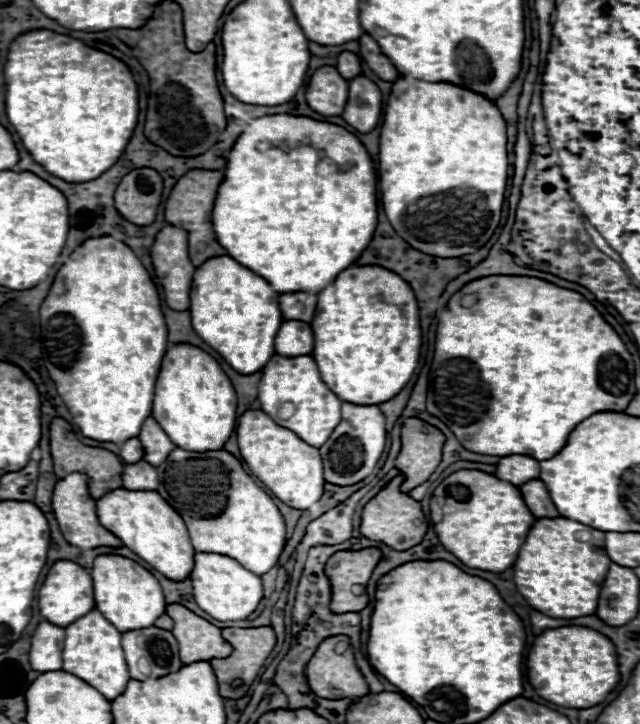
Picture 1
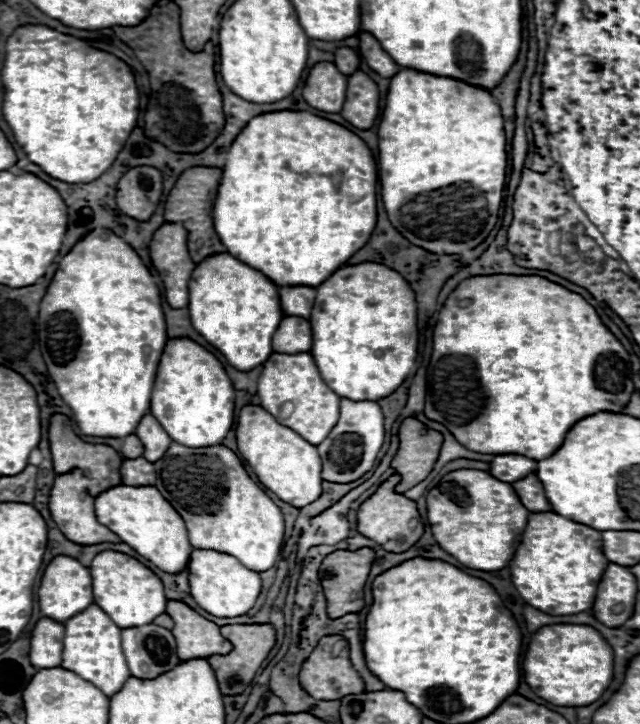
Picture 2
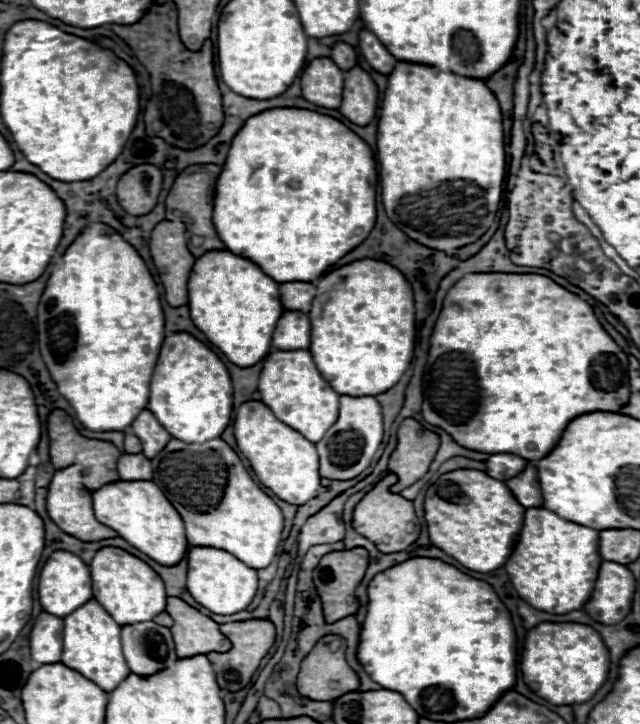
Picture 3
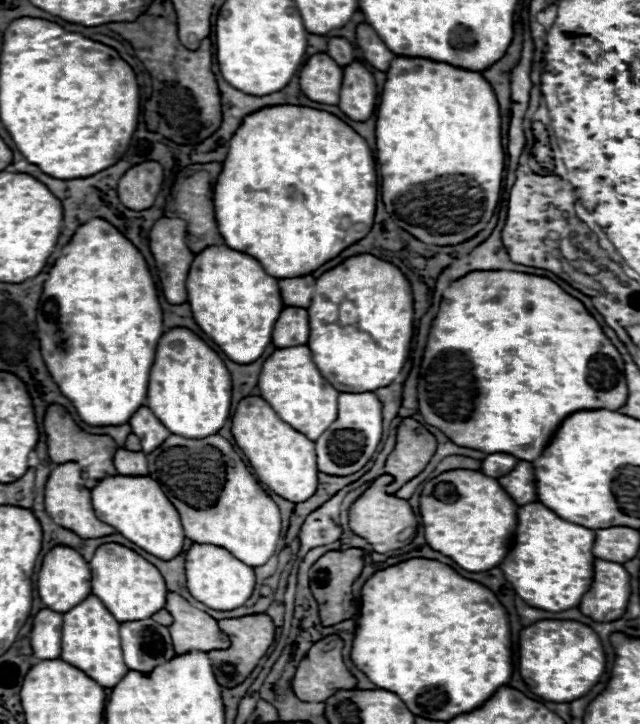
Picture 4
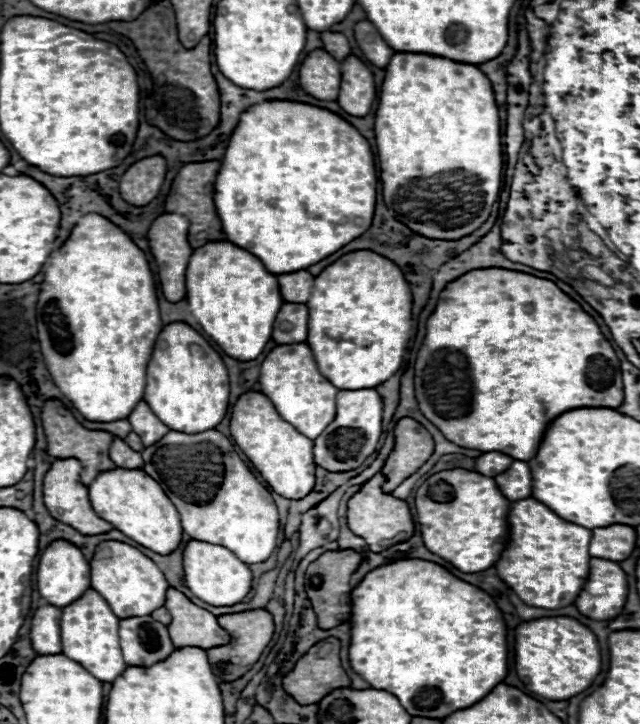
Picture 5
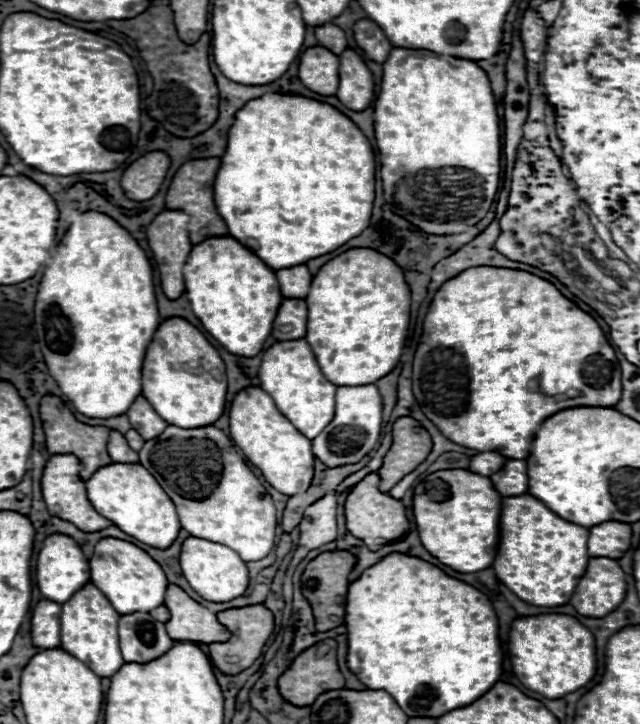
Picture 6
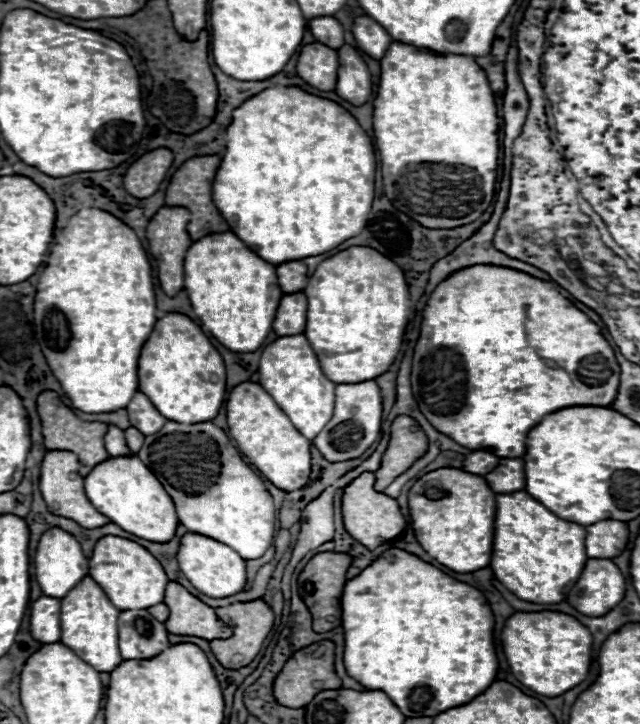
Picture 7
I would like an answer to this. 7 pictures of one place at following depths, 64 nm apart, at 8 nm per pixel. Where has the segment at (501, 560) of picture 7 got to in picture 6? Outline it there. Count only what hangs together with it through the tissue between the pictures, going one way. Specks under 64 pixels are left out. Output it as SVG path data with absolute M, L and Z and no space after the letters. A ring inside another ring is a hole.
M530 494L504 498L500 532L502 542L492 564L498 580L528 604L546 608L568 604L590 560L586 552L590 532L554 516L554 512Z

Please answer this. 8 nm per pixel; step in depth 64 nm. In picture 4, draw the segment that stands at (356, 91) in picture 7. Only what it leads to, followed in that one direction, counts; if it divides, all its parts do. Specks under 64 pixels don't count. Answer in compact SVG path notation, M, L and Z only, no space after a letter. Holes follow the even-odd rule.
M352 62L344 68L342 100L338 106L350 120L368 120L376 108L376 96L376 82L360 62Z

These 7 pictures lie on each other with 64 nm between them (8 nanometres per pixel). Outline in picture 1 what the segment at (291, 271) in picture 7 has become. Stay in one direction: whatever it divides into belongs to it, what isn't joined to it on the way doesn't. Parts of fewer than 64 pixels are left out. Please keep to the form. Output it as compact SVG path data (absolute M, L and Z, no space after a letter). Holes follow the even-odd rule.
M294 292L294 294L280 294L280 312L284 320L302 320L312 322L316 312L316 294L308 292Z

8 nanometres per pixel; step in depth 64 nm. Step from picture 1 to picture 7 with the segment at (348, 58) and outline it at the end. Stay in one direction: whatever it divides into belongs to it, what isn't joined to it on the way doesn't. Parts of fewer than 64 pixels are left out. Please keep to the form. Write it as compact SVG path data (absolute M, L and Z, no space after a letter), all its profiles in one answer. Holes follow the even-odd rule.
M326 16L326 20L312 20L308 22L314 38L334 50L340 50L344 46L344 30L340 22L332 16Z

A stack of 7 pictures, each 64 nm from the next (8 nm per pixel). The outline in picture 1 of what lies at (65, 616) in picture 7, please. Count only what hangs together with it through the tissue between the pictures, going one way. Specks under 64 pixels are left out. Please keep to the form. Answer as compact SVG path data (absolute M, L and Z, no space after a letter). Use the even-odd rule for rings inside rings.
M98 610L88 612L82 620L76 620L70 628L66 628L62 670L78 676L80 680L96 688L106 700L112 702L126 690L126 684L130 680L120 640L122 640L122 634Z

